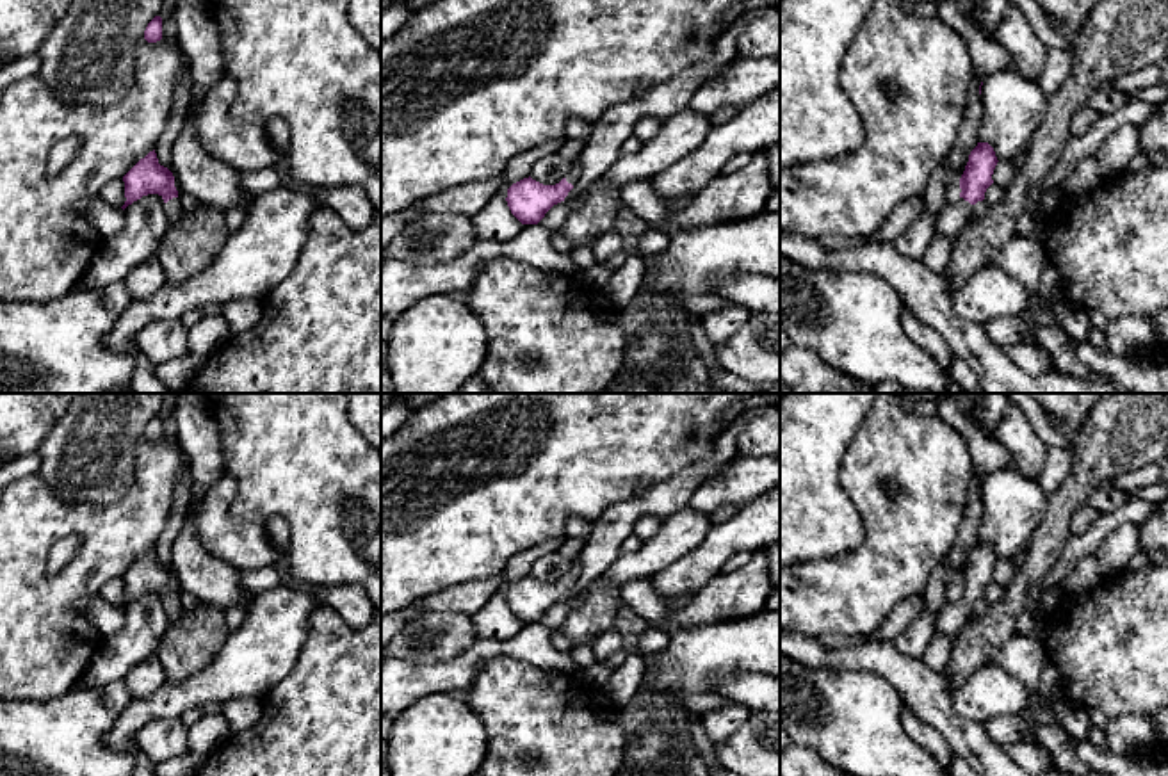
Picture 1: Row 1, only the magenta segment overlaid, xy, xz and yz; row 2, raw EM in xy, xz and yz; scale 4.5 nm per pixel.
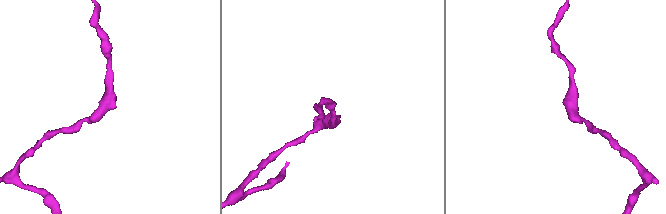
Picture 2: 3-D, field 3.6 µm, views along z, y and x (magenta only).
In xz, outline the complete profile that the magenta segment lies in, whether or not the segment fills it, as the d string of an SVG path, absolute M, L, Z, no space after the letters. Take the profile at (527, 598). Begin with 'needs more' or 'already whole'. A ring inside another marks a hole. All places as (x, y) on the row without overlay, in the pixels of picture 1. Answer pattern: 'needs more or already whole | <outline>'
needs more | M575 557L572 568L556 584L543 584L531 575L513 582L506 596L511 612L522 623L538 623L554 603L564 600L580 571L582 562Z

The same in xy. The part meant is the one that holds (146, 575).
needs more | M155 548L141 557L125 575L125 603L123 609L134 600L148 593L158 593L164 598L164 612L169 625L178 623L185 616L180 603L178 589L174 586L173 571L158 562Z

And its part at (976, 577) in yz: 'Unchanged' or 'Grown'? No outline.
Grown

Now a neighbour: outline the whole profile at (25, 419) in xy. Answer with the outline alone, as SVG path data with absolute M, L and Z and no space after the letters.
M0 393L0 465L37 452L78 393Z

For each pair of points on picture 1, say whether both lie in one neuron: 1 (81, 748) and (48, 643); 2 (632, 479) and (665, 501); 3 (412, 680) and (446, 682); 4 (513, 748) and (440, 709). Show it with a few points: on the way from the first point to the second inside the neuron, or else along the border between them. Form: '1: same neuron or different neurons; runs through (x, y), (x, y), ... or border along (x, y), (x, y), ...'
1: different neurons; border along (79, 684), (54, 696), (24, 700)
2: different neurons; border along (686, 468), (657, 481), (641, 495), (611, 506)
3: same neuron; runs through (421, 680), (437, 680)
4: different neurons; border along (465, 700), (485, 728), (485, 757)

